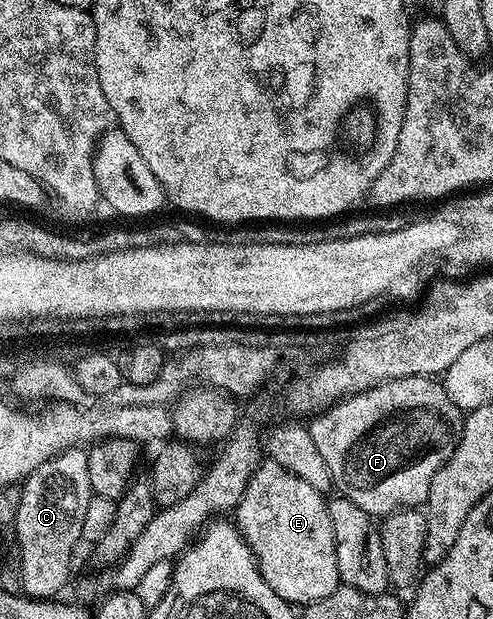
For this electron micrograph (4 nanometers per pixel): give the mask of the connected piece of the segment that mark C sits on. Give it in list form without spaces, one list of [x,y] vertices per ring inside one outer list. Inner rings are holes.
[[[74,447],[55,455],[26,477],[20,512],[21,541],[24,545],[24,568],[20,592],[34,599],[53,599],[65,589],[73,569],[73,552],[81,541],[87,503],[94,493],[88,474],[88,452]]]

